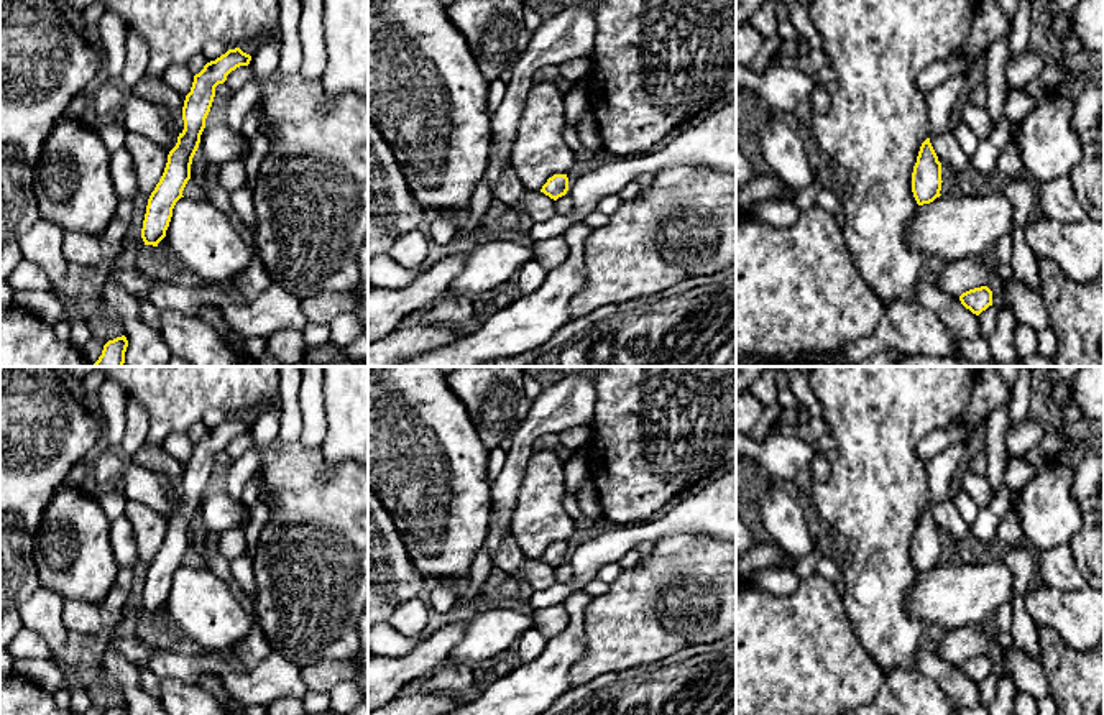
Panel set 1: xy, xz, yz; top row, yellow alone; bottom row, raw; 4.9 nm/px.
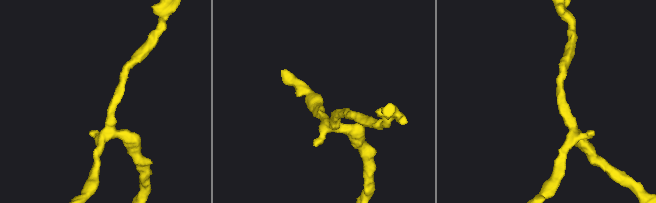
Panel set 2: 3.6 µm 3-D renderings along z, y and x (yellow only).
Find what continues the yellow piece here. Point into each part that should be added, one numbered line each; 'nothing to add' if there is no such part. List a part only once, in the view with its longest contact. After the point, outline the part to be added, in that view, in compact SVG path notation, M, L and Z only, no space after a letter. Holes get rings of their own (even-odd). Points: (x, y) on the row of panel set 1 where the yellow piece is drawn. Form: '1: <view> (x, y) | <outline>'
nothing to add

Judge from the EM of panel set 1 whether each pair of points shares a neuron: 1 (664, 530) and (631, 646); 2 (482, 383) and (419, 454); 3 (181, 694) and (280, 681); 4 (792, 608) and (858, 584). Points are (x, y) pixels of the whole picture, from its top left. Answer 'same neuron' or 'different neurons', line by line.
1: different neurons
2: different neurons
3: different neurons
4: different neurons

